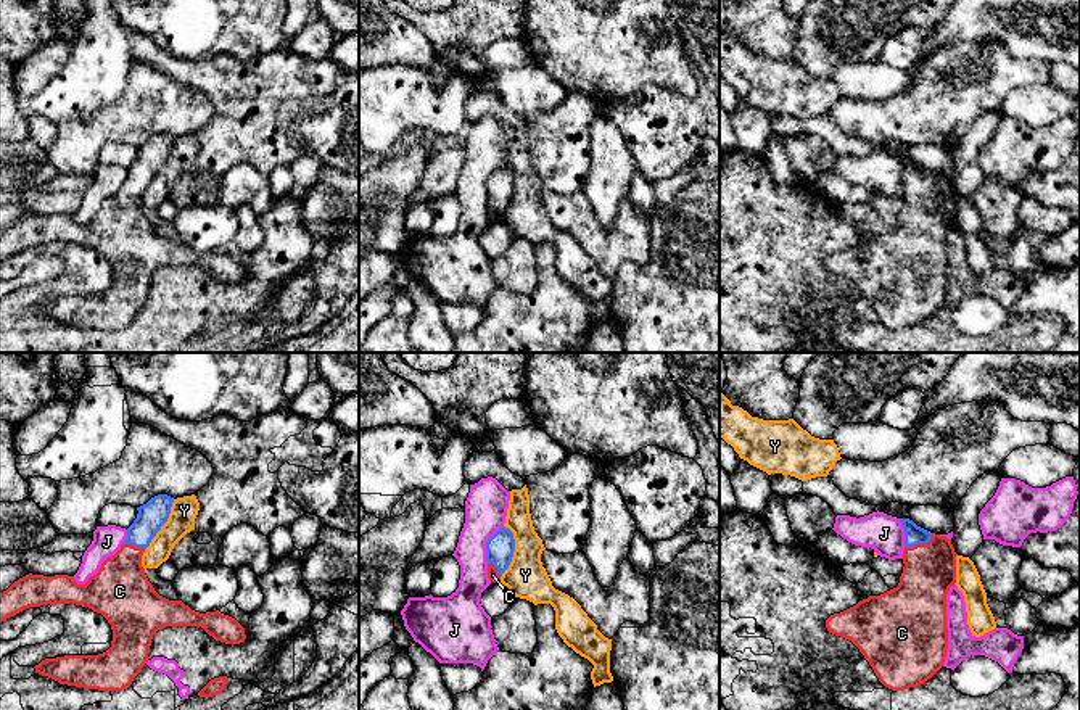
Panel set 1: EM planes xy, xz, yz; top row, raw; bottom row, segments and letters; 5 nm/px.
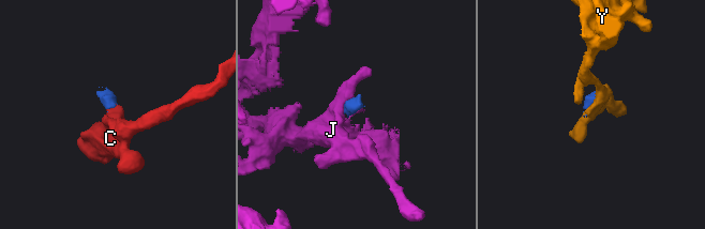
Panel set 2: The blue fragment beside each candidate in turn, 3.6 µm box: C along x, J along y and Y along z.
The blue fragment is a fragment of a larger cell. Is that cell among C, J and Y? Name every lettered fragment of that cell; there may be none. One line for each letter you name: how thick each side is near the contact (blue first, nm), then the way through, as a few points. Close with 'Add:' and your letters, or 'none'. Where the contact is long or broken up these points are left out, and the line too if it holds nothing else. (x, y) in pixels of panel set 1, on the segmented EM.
C: 100 nm thick on the blue side, 260 nm on the other; runs through yz (915, 535), (919, 543), (929, 559), (929, 572)
Add: C

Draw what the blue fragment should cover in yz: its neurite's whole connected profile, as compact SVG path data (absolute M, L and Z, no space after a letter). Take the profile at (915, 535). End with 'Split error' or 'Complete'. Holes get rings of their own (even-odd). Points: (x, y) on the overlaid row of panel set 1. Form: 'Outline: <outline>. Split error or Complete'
Outline: M909 518L898 520L905 528L905 567L898 586L826 620L827 631L851 641L892 691L917 687L943 667L948 649L946 594L956 583L958 555L946 536L930 533Z. Split error

